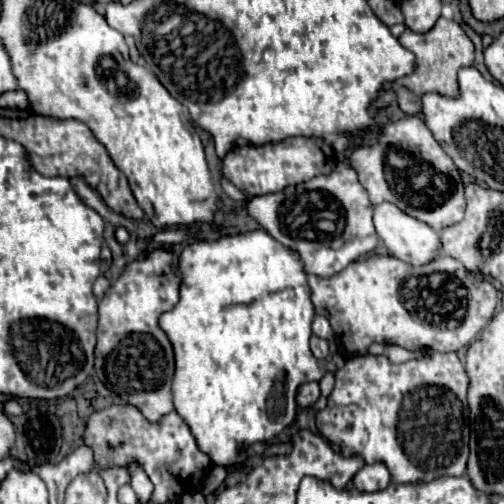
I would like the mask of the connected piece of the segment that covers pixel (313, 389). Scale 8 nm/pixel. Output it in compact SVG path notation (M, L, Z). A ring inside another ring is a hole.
M308 382L308 384L302 384L302 386L300 386L300 390L298 390L298 406L300 406L300 408L310 408L310 406L314 406L318 398L320 398L318 382Z

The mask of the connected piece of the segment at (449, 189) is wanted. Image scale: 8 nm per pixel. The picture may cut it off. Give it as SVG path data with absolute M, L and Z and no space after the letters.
M420 116L388 124L378 144L352 150L350 164L356 168L360 184L364 184L372 202L392 202L434 230L454 226L464 218L466 198L460 172Z

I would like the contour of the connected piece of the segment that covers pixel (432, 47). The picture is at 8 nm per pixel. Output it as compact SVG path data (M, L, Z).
M440 18L430 32L416 34L416 32L406 28L400 34L398 40L404 48L414 52L416 62L418 62L418 70L412 76L404 76L404 78L398 80L400 86L406 86L408 90L416 92L418 96L428 94L428 92L436 92L436 94L442 94L442 96L448 96L448 98L460 96L458 70L474 66L474 44L466 36L466 32L460 28L460 24L456 24L454 20Z

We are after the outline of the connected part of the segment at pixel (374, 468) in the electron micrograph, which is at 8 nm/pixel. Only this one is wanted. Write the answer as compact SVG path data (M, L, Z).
M372 464L364 466L356 476L354 476L354 486L358 492L378 492L388 488L390 484L390 472L384 464Z

